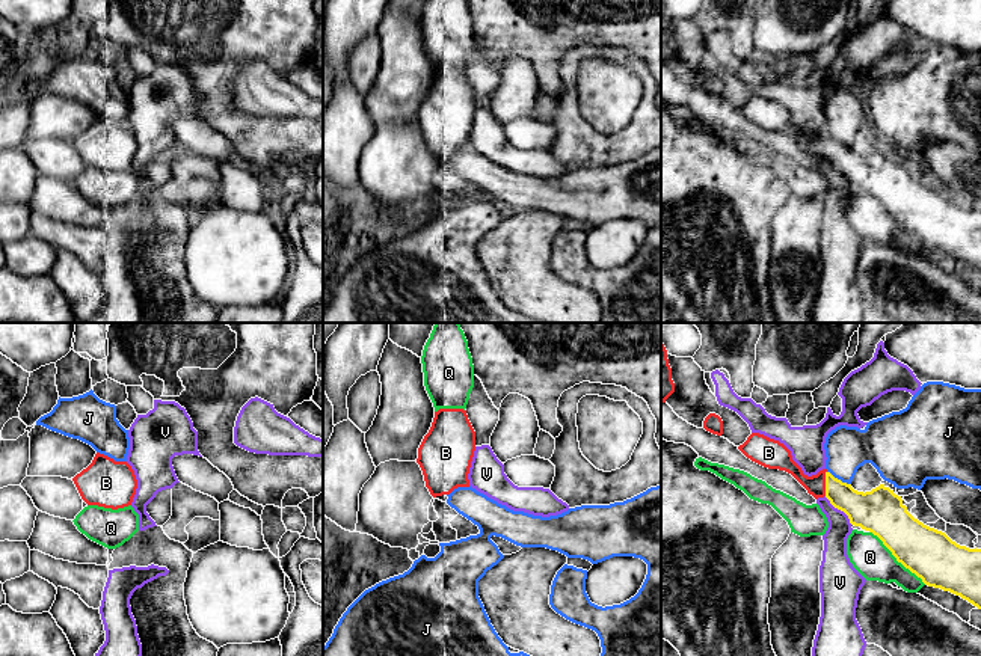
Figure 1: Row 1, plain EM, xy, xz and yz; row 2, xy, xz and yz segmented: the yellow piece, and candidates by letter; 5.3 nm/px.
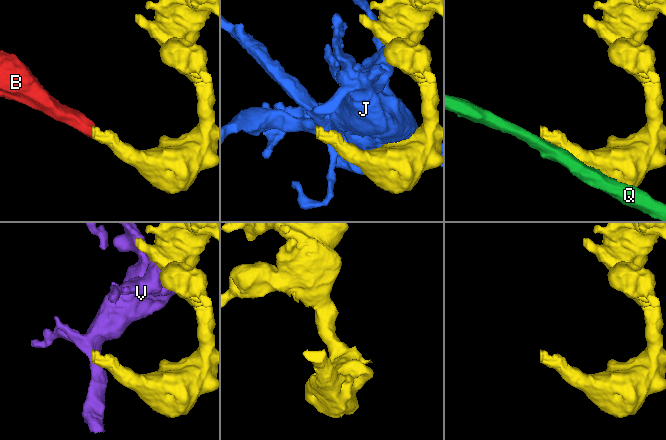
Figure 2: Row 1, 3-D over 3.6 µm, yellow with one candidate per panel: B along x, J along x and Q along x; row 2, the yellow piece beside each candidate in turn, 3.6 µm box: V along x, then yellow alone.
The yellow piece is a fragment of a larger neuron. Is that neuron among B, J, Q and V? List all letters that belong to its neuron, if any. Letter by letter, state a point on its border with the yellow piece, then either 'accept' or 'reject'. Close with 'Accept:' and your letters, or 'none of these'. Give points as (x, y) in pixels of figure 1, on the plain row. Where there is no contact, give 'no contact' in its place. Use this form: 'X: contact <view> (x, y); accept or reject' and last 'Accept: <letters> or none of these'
B: contact yz (826, 145); accept
J: contact yz (839, 142); reject
Q: contact yz (897, 222); reject
V: contact yz (839, 171); reject
Accept: B

